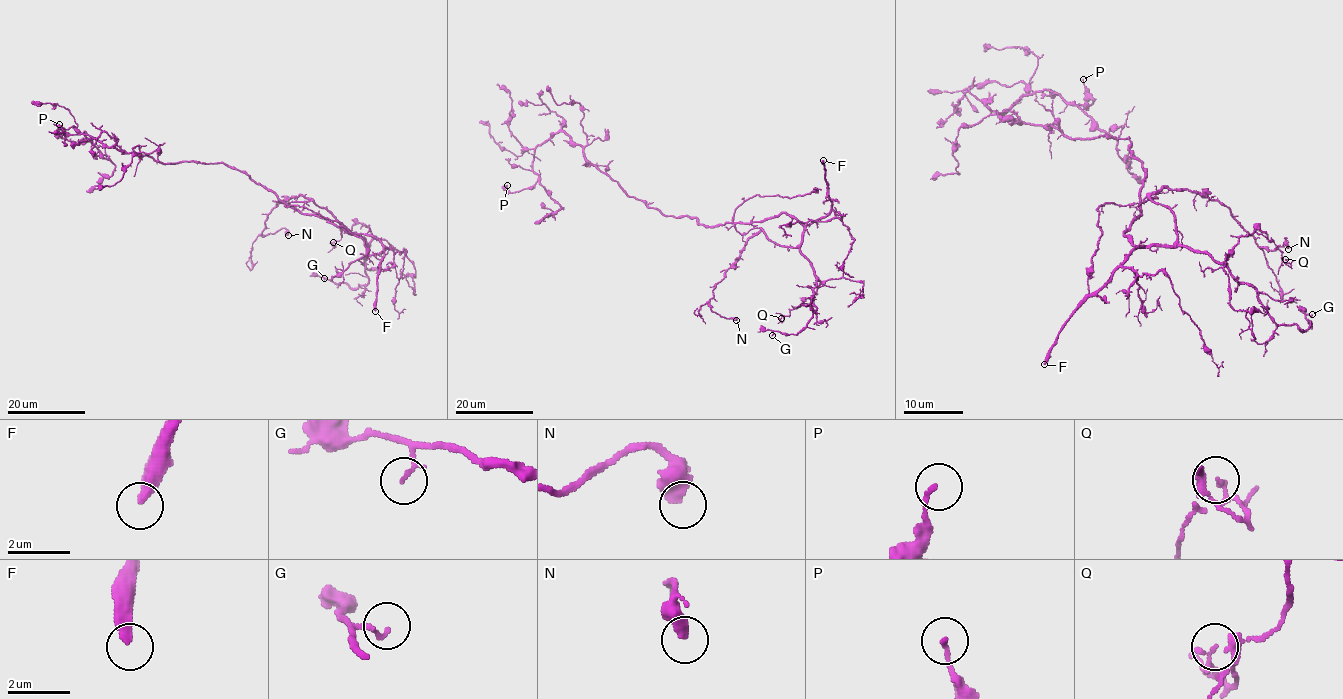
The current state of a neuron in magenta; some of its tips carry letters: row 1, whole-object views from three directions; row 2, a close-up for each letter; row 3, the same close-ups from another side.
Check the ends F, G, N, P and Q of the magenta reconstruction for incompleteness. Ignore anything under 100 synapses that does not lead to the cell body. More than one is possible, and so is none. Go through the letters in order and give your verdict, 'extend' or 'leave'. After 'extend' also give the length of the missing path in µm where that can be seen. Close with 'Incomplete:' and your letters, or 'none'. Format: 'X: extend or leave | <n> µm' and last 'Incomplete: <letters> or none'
F: extend | 120 µm
G: leave
N: leave
P: leave
Q: leave
Incomplete: F

